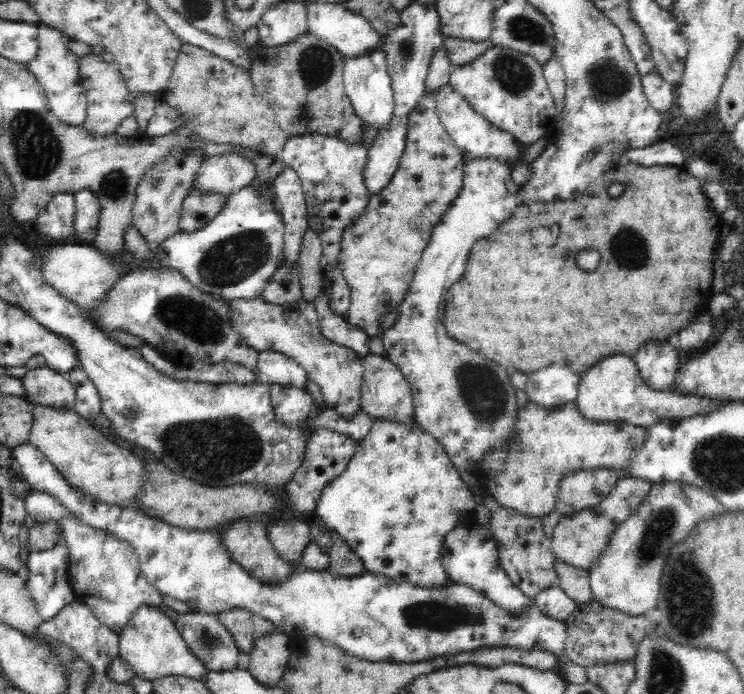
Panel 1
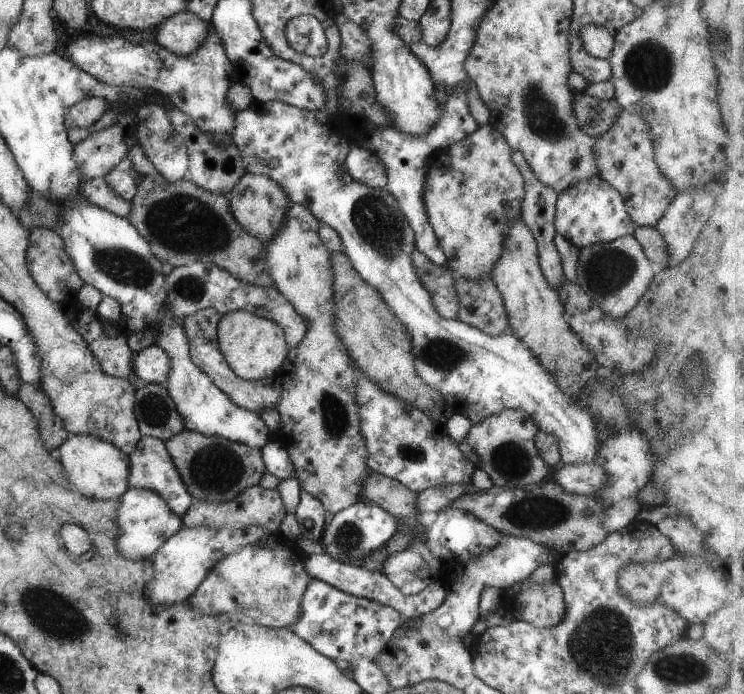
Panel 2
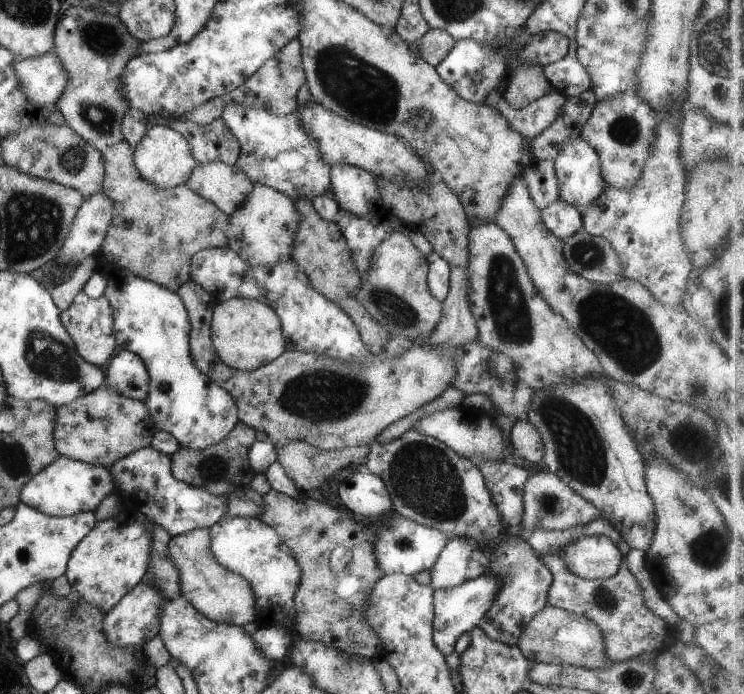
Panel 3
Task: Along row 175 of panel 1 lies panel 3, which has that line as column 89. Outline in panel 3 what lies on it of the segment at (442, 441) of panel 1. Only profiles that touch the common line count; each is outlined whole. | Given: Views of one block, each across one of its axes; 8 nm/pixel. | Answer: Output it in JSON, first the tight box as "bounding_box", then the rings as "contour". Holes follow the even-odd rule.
{"bounding_box":[17,455,113,517],"contour":[[[59,455],[21,488],[17,502],[51,517],[67,517],[84,511],[92,513],[113,488],[109,470]]]}

